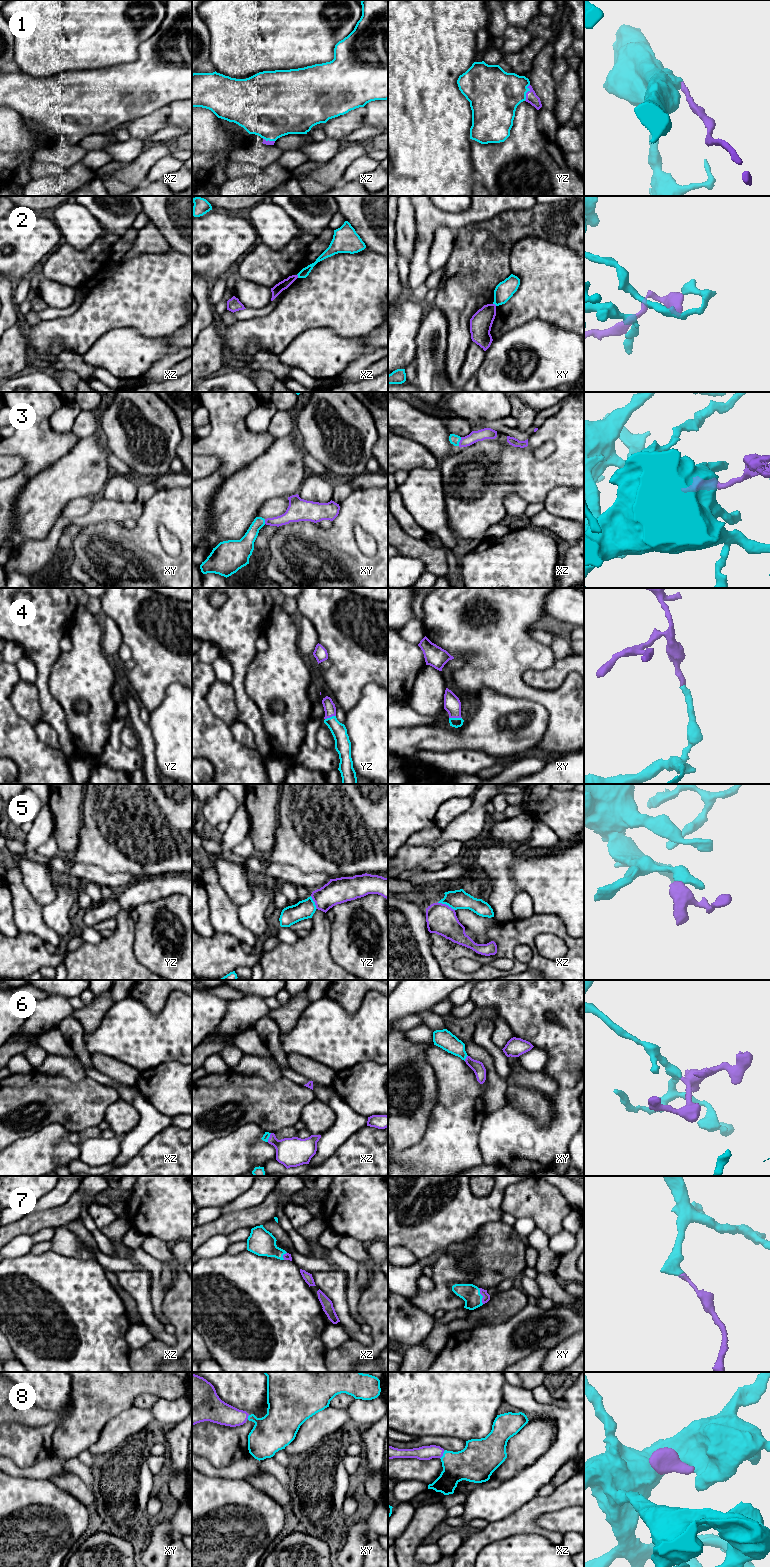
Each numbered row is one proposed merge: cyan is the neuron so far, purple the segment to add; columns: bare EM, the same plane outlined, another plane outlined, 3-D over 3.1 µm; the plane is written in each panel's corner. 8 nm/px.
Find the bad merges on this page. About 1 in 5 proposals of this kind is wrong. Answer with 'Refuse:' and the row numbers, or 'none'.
Refuse: 5

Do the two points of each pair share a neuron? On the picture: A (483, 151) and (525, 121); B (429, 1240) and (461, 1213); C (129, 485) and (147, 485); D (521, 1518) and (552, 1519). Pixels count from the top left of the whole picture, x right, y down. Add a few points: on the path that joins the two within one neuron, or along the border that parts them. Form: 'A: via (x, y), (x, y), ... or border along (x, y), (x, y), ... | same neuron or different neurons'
A: via (495, 151), (503, 151), (521, 133) | same neuron
B: via (437, 1232), (453, 1216) | same neuron
C: border along (137, 482), (135, 499) | different neurons
D: border along (558, 1508), (542, 1514), (535, 1523) | different neurons

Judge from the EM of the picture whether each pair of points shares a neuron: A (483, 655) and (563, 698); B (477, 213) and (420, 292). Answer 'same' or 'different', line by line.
A: same
B: different

